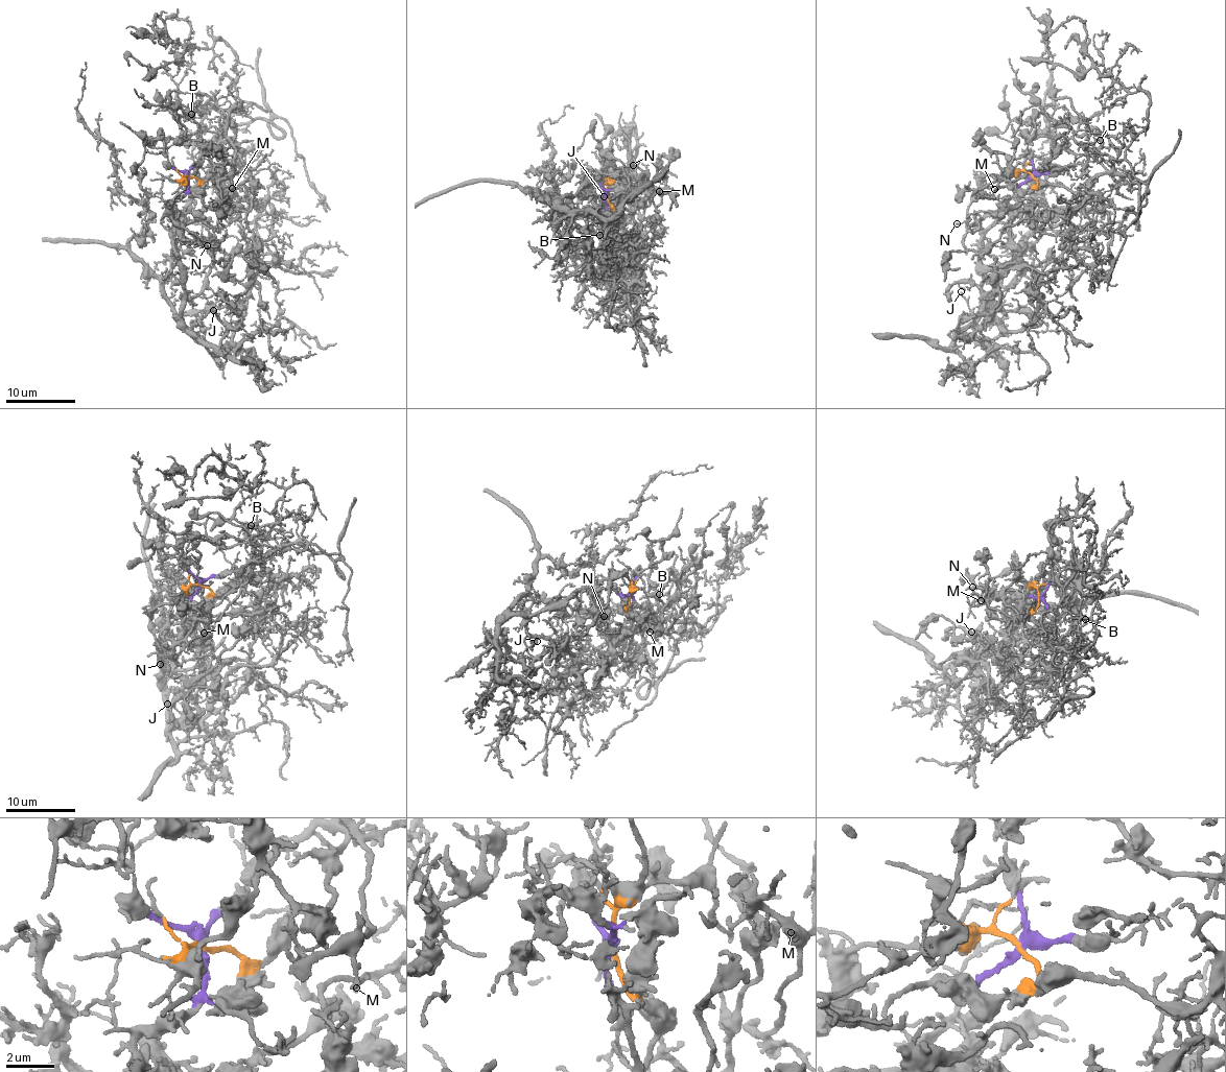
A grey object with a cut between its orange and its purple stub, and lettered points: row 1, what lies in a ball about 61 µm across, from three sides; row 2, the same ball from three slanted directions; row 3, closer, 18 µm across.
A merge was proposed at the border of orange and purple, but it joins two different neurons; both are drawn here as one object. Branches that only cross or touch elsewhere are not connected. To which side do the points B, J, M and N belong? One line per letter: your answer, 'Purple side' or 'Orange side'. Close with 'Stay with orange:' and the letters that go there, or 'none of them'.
B: Orange side
J: Purple side
M: Orange side
N: Orange side
Stay with orange: B, M, N

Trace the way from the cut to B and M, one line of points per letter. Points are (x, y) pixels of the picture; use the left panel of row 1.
B: (187, 176), (202, 181), (222, 162), (217, 132), (190, 120), (191, 114)
M: (187, 176), (202, 181), (222, 162), (220, 136), (229, 146), (217, 177), (229, 179), (232, 189)

